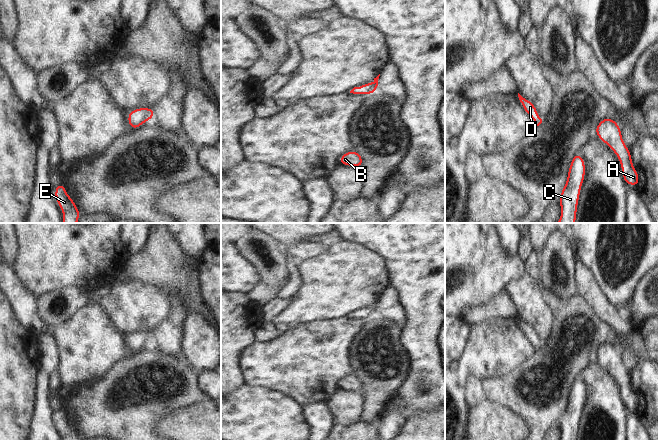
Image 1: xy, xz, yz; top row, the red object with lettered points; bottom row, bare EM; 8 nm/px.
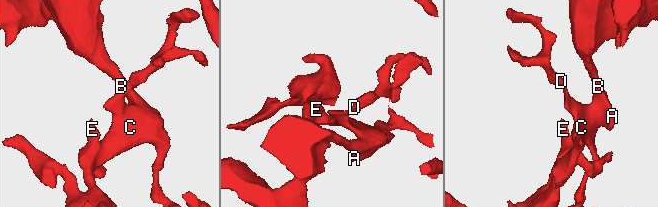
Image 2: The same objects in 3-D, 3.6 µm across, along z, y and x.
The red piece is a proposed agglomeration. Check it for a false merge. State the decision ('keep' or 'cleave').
keep

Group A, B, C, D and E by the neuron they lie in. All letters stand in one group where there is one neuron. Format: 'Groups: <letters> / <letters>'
Groups: A B C D E

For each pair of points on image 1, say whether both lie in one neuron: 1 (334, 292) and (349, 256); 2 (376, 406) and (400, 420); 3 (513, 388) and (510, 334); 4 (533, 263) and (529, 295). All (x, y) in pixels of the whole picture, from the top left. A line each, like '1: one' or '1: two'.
1: one
2: two
3: two
4: two

